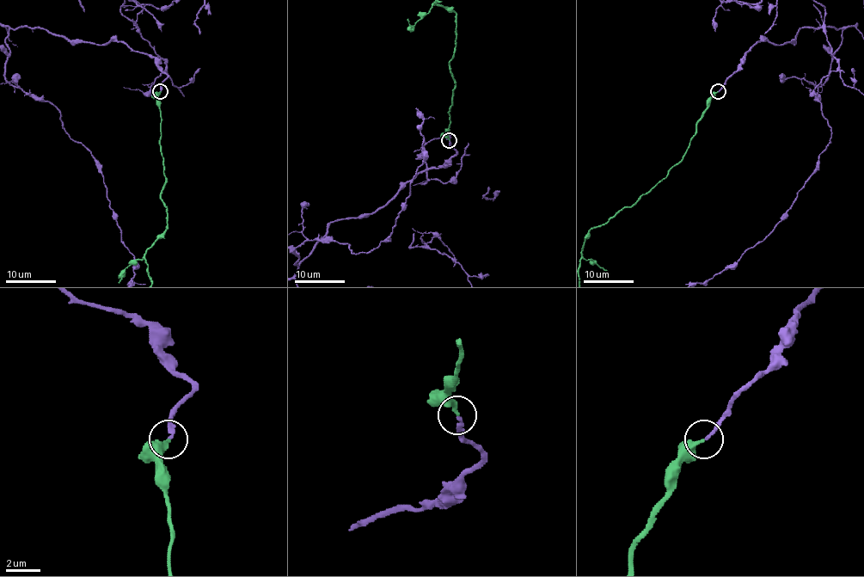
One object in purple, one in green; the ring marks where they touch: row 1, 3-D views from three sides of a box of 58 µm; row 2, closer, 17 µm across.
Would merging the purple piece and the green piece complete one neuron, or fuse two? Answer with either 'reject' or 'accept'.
accept

